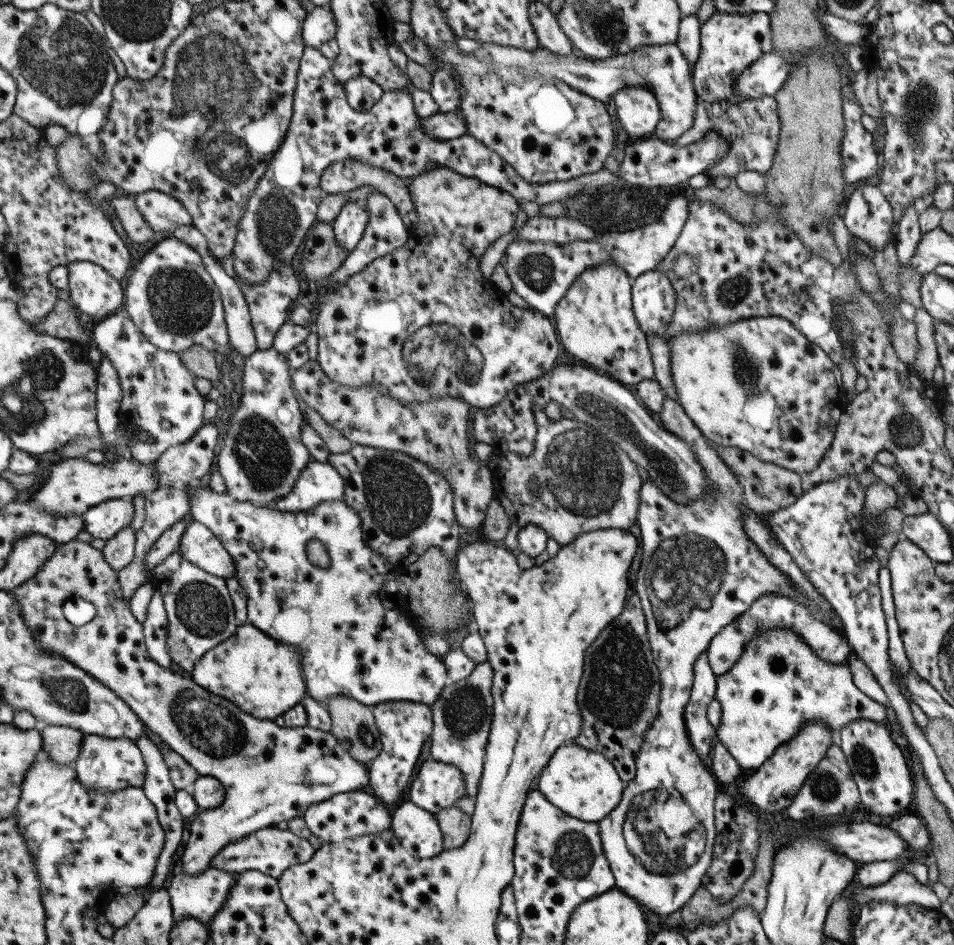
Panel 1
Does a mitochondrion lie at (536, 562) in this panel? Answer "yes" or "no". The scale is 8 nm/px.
no

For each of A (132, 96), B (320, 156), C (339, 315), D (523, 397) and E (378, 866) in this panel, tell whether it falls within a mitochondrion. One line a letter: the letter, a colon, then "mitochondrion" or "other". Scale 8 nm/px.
A: other
B: other
C: other
D: other
E: other

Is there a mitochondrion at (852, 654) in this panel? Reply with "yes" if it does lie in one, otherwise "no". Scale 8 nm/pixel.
no

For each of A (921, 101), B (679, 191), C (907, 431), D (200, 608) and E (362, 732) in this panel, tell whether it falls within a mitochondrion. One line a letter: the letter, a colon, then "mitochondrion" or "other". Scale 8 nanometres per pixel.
A: mitochondrion
B: other
C: mitochondrion
D: mitochondrion
E: mitochondrion

